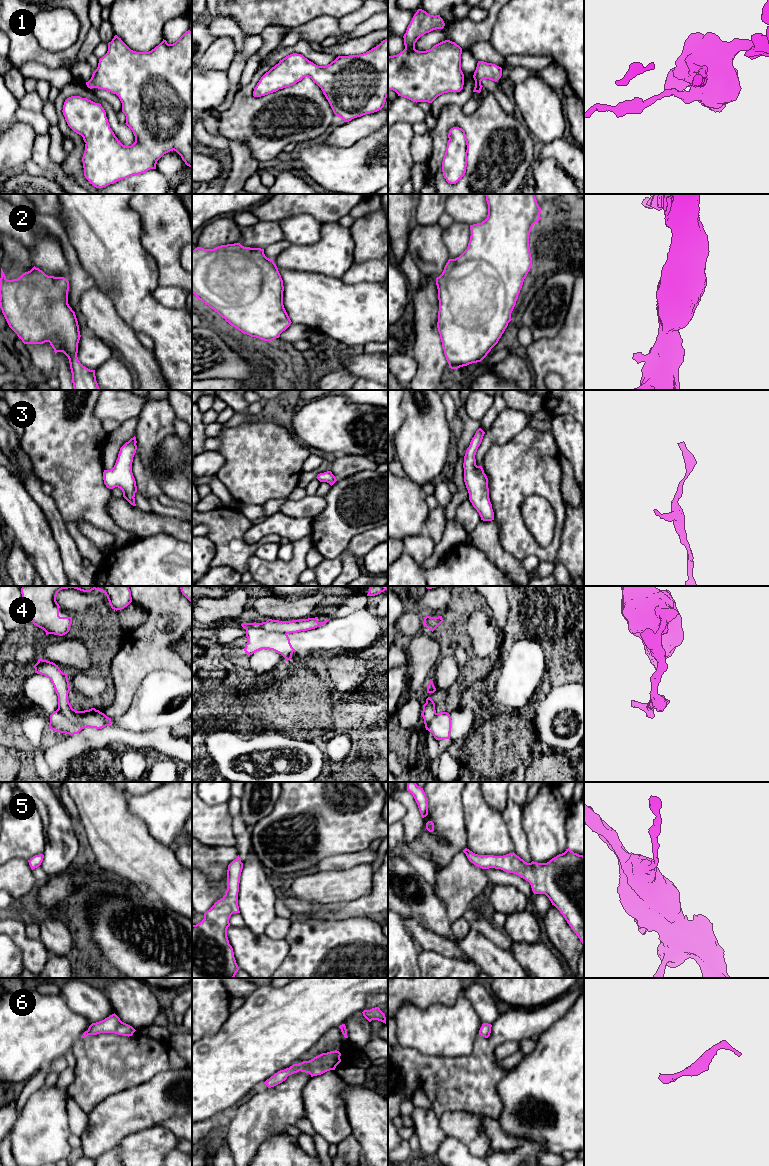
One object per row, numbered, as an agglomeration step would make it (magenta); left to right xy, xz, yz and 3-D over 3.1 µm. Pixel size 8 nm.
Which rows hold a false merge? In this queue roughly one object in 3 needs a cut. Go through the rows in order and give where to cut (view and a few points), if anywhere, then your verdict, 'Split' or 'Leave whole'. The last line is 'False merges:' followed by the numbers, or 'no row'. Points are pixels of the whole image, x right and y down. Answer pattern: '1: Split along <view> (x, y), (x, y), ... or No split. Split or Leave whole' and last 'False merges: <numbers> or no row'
1: No split. Leave whole
2: No split. Leave whole
3: No split. Leave whole
4: Split along xz (245, 628), (260, 627), (269, 631), (281, 631), (286, 634). Split
5: No split. Leave whole
6: No split. Leave whole
False merges: 4

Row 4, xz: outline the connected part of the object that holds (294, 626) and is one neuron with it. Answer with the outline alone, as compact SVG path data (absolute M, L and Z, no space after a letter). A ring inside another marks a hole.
M318 617L292 621L268 619L266 622L262 623L242 623L241 626L245 629L248 627L259 627L269 632L282 632L284 634L290 634L315 629L326 624L330 620L327 619L325 622L318 622L317 619Z

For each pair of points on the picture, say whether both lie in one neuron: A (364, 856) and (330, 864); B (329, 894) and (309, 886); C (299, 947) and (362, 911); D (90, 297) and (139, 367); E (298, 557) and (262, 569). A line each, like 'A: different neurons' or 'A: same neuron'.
A: same neuron
B: same neuron
C: different neurons
D: same neuron
E: same neuron

